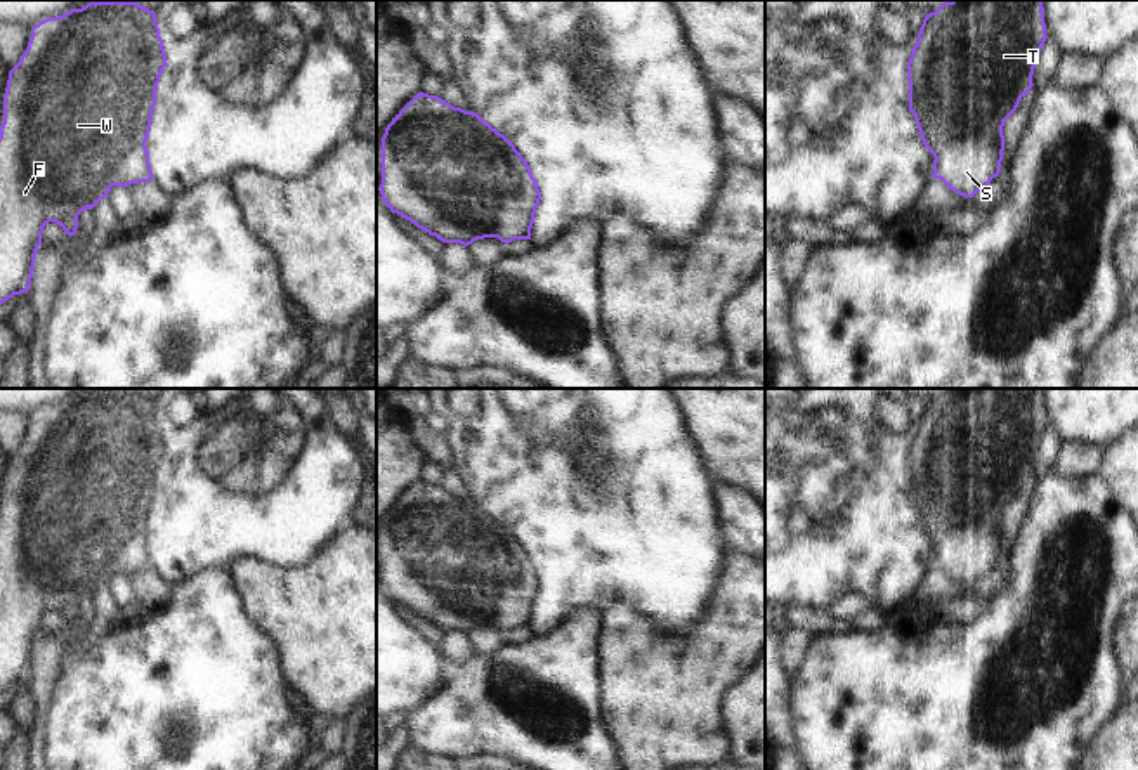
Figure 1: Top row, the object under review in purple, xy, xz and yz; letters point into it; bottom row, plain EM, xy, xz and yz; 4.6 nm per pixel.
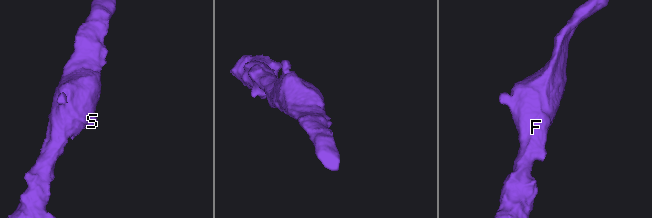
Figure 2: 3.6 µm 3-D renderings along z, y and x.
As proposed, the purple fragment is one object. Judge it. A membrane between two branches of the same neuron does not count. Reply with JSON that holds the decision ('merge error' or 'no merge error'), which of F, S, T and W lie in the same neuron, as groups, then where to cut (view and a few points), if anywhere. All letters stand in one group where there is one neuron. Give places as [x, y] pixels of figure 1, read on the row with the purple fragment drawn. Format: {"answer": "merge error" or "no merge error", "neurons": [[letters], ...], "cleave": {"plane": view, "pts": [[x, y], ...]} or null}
{"answer": "no merge error", "neurons": [["F", "S", "T", "W"]], "cleave": null}

